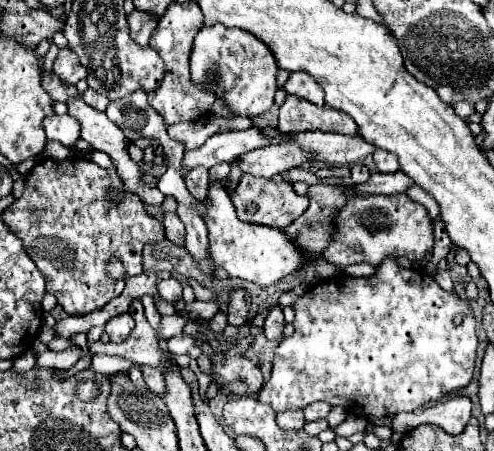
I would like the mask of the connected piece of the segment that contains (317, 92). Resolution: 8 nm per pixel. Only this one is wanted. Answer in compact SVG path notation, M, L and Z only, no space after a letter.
M291 72L289 80L285 82L285 90L289 94L295 94L299 98L311 100L317 106L323 106L323 90L319 88L319 84L315 84L313 76L307 76L307 72Z

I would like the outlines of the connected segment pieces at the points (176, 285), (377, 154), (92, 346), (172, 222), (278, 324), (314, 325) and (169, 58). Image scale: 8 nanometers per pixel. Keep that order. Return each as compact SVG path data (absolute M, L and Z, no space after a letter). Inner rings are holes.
M169 276L163 282L159 282L159 294L167 302L177 302L183 298L183 284L175 276Z
M375 148L373 160L375 160L375 166L377 166L379 172L395 172L395 170L399 170L399 162L397 162L395 154L389 154L389 152L383 152L383 150Z
M141 300L131 302L131 310L135 316L135 330L131 332L131 338L125 340L123 344L113 344L113 342L87 342L87 348L91 354L109 354L109 356L121 356L125 360L131 360L133 364L147 364L147 366L157 366L161 364L161 352L159 352L159 342L155 330L149 326L145 314L143 314L143 304Z
M165 212L165 216L163 216L163 226L165 226L165 232L167 232L167 240L183 246L185 228L183 228L183 222L179 220L179 216L173 214L173 212Z
M273 308L265 318L265 326L263 326L267 340L279 340L283 336L283 326L285 326L285 320L283 320L281 308Z
M395 258L383 260L381 266L377 266L377 272L369 278L353 278L353 276L333 276L325 282L317 282L313 284L305 296L297 298L293 302L295 308L295 332L289 338L283 338L283 342L277 346L275 350L275 362L273 362L273 372L269 382L261 388L259 392L259 400L271 404L275 408L275 412L281 410L297 410L297 408L305 408L311 402L323 400L331 406L343 406L347 412L355 414L355 416L395 416L397 412L413 412L419 410L421 406L429 404L429 402L439 402L441 398L445 398L449 392L457 390L457 388L465 388L473 376L475 370L475 350L477 350L477 336L475 336L475 316L473 310L469 306L469 300L459 298L455 292L445 292L439 288L439 284L423 270L405 270L401 268ZM457 314L463 314L463 322L461 326L453 324L453 318Z
M171 2L165 14L161 16L157 28L153 30L149 46L159 52L159 56L165 62L165 76L159 88L151 90L149 94L149 104L165 118L165 124L171 126L181 120L197 120L201 118L213 104L215 96L209 88L203 84L195 84L191 80L189 72L189 58L191 58L191 48L195 34L203 28L203 12L199 4L193 2Z

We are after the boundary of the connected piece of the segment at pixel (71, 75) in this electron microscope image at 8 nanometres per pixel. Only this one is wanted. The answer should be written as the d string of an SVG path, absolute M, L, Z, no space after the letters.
M69 48L59 50L59 54L57 54L51 70L53 70L61 80L65 80L65 82L69 82L69 84L77 84L81 78L87 76L85 68L79 64L77 56L75 56Z

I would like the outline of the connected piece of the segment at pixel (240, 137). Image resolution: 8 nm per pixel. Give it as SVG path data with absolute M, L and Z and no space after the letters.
M257 128L251 130L233 130L233 132L219 132L213 134L201 148L185 150L185 156L181 160L183 170L193 170L197 166L213 168L223 162L233 162L243 152L263 148L267 144L279 144L279 140L267 140Z

